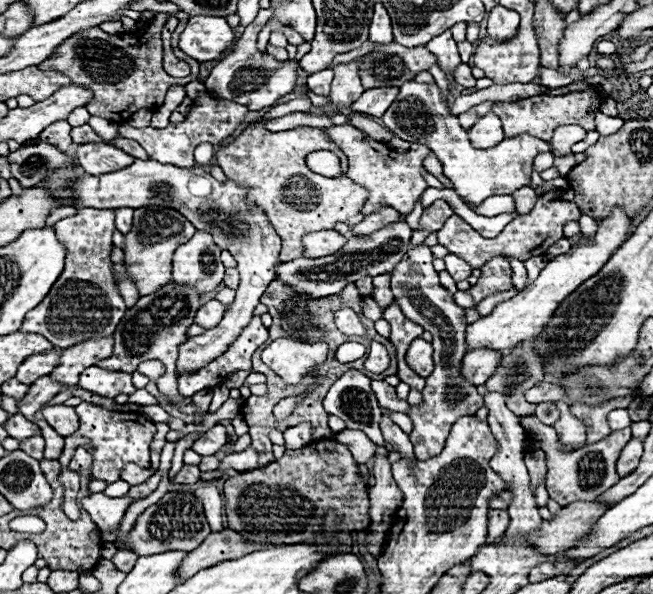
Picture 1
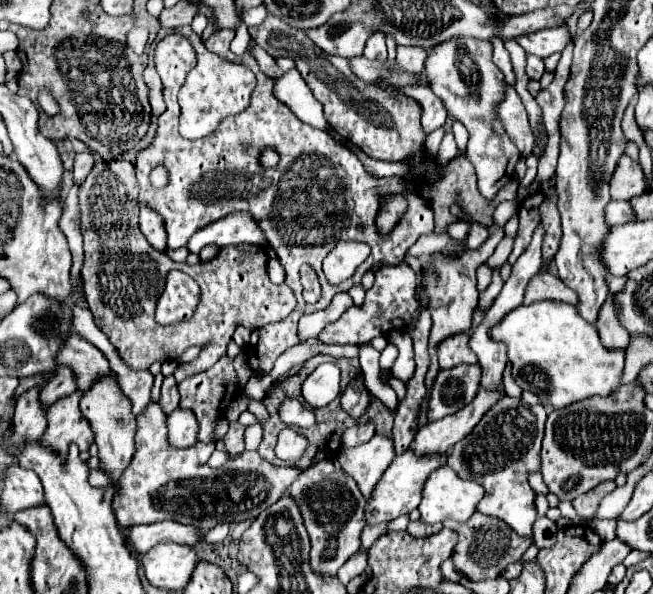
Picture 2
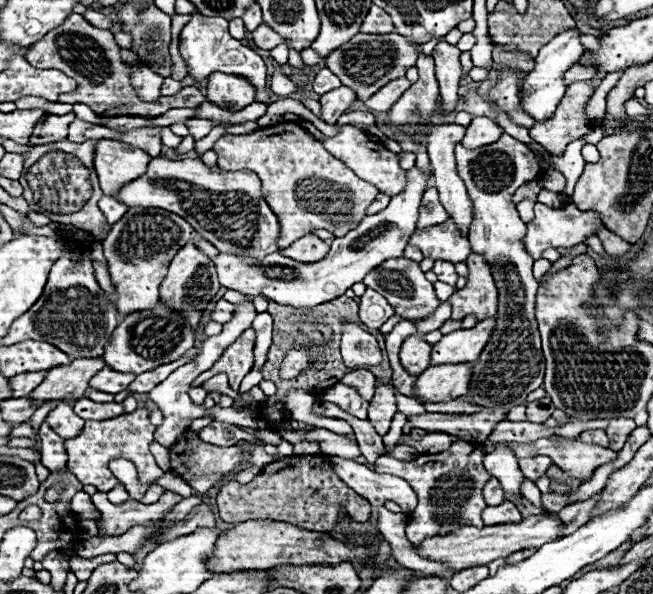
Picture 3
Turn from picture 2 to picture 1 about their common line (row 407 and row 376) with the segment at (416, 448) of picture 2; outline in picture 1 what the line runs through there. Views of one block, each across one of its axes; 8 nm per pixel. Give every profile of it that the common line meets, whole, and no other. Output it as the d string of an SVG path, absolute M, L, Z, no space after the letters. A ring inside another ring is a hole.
M478 348L478 350L470 350L466 354L466 358L462 360L462 374L466 380L474 382L474 386L484 384L490 376L494 376L494 372L498 370L502 360L502 352L500 350L486 350L486 348Z

